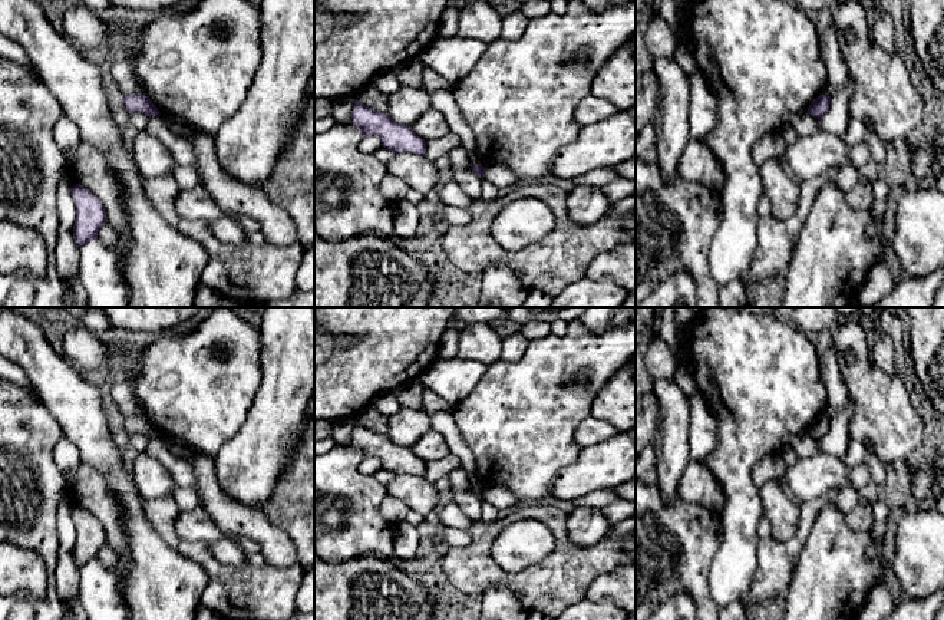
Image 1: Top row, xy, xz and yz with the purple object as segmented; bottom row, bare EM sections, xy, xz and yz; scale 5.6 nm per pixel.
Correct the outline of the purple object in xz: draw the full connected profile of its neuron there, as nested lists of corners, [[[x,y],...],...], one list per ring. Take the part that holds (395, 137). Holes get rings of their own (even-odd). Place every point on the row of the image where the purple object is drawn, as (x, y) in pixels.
[[[354,102],[350,122],[364,135],[376,135],[382,146],[395,154],[407,151],[416,155],[425,155],[426,141],[417,136],[410,125],[396,123],[389,113],[376,112],[362,102]]]

